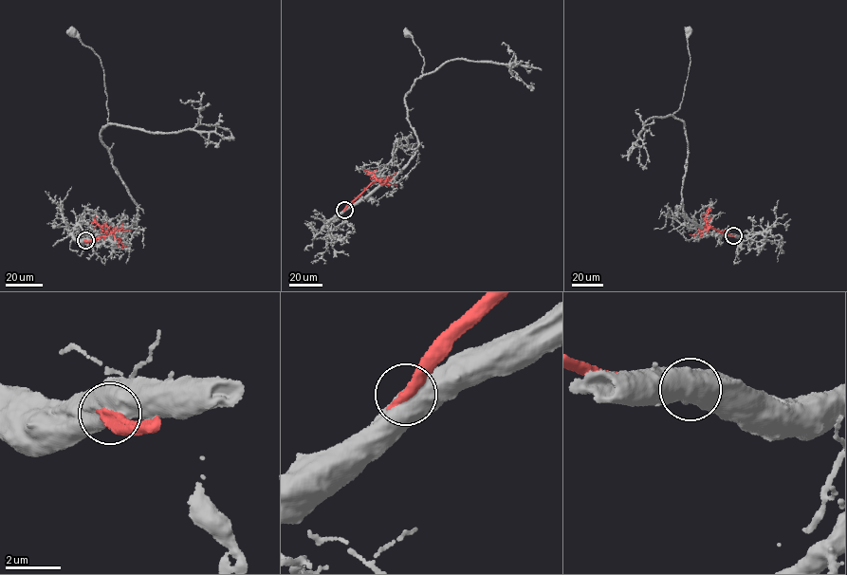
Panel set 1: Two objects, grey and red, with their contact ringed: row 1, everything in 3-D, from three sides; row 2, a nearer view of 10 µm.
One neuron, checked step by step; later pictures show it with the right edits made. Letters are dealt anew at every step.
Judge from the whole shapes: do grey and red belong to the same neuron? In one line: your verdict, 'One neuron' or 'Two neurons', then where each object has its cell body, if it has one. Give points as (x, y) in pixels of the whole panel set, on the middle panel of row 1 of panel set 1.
Two neurons. Soma of grey: (408, 33). Soma of red: none

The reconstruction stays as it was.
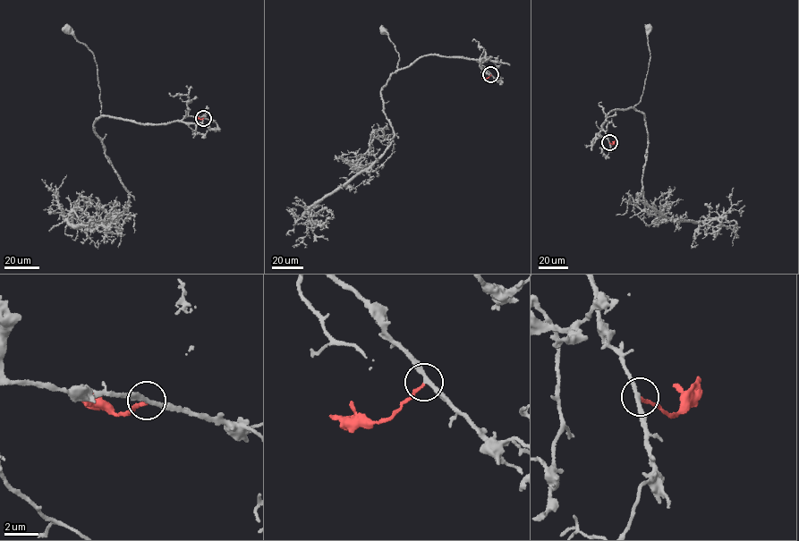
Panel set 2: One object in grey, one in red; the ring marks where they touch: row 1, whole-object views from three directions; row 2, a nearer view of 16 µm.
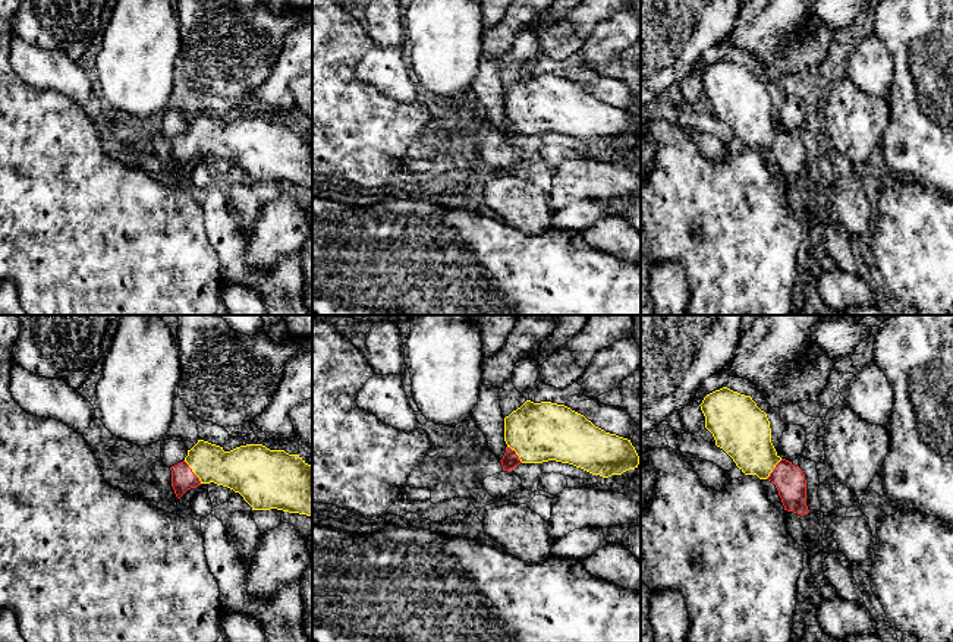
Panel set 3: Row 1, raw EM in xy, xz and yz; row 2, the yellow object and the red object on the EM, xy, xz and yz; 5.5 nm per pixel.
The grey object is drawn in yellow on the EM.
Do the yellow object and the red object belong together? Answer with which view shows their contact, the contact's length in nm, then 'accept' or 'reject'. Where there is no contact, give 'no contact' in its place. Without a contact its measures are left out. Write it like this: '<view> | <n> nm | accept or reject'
xy | 160 nm | accept

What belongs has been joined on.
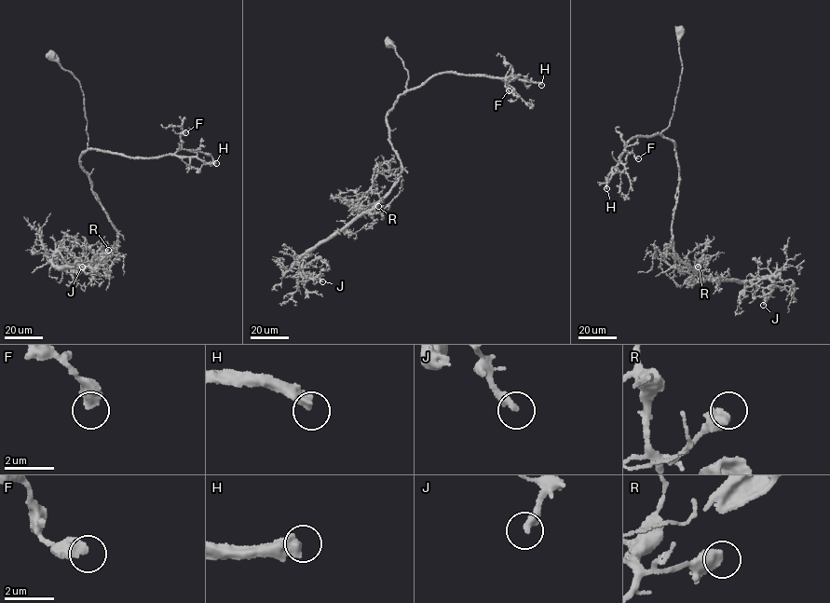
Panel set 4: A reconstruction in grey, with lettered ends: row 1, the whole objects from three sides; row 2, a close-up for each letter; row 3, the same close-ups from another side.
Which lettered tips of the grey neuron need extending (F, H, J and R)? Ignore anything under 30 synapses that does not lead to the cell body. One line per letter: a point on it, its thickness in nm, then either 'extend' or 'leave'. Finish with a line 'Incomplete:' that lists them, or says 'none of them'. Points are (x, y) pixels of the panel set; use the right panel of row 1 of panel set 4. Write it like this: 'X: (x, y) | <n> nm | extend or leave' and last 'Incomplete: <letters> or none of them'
F: (638, 158) | 460 nm | leave
H: (606, 188) | 500 nm | extend
J: (763, 305) | 300 nm | leave
R: (698, 267) | 340 nm | leave
Incomplete: H

